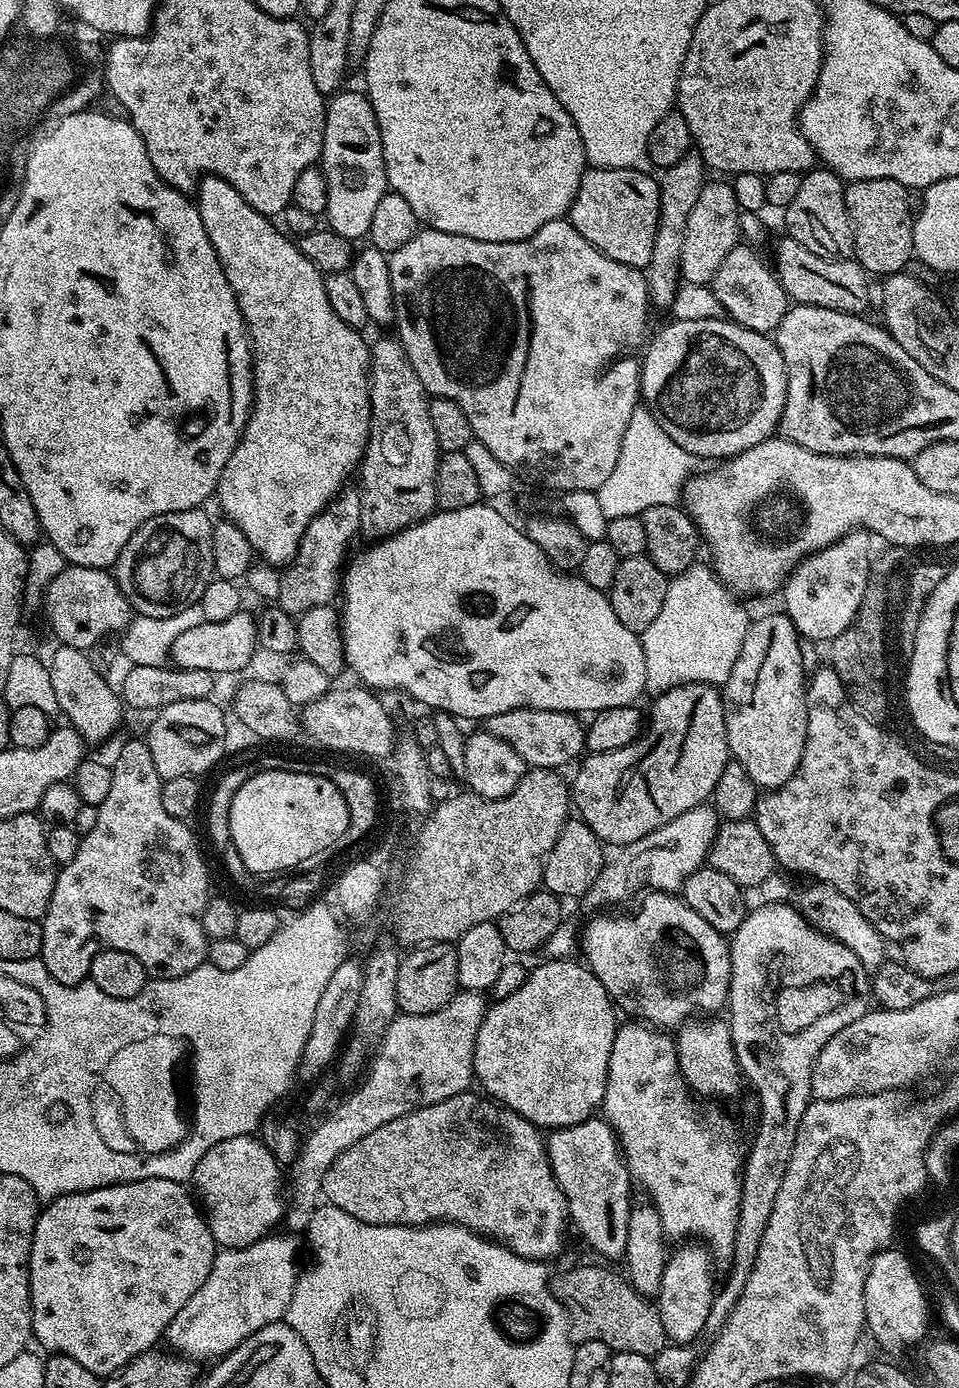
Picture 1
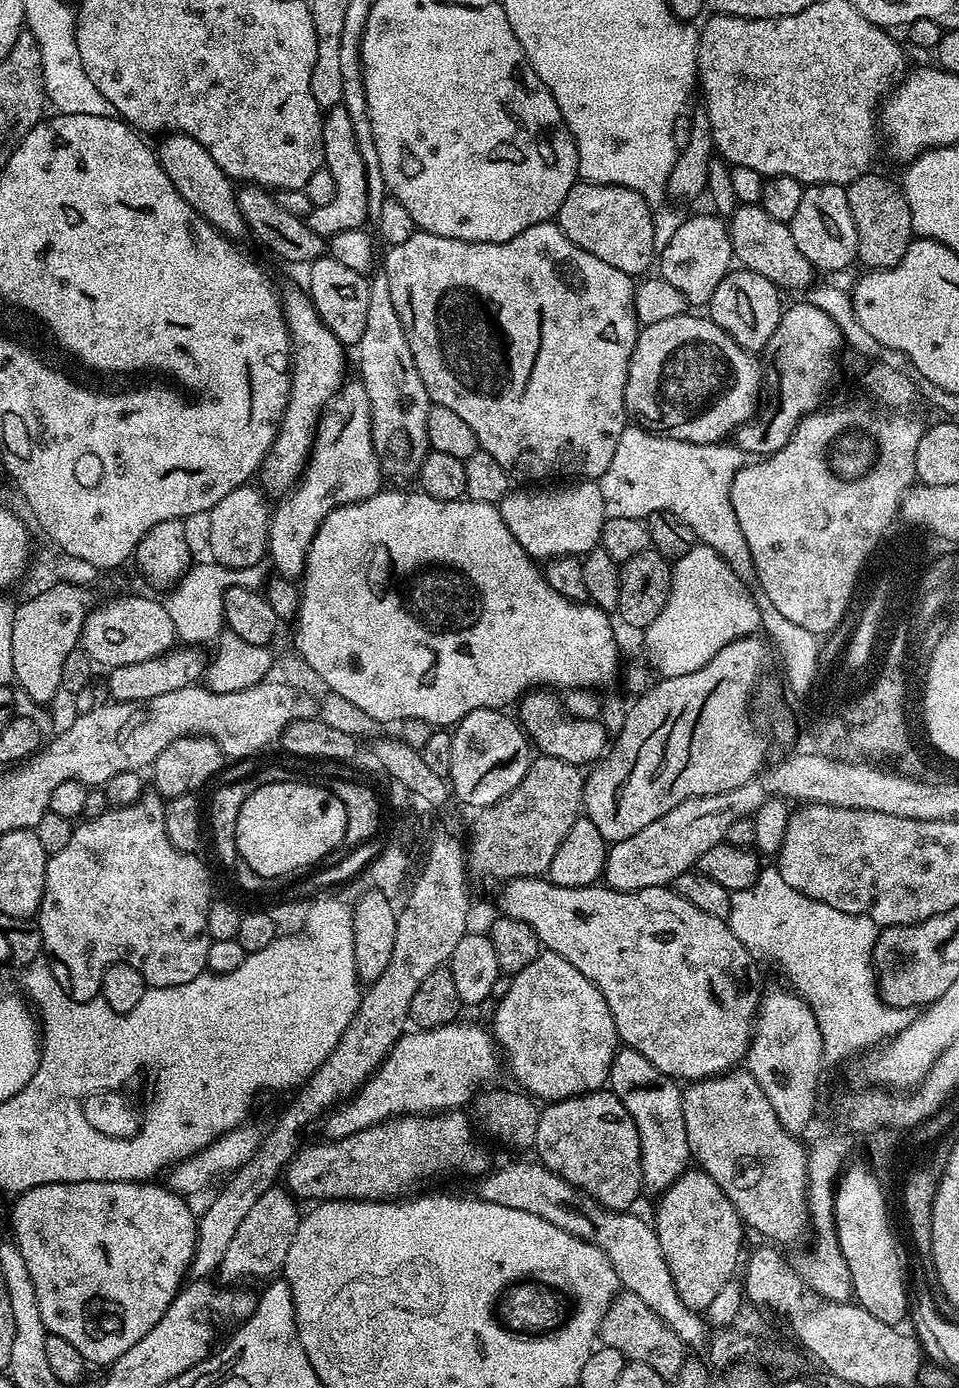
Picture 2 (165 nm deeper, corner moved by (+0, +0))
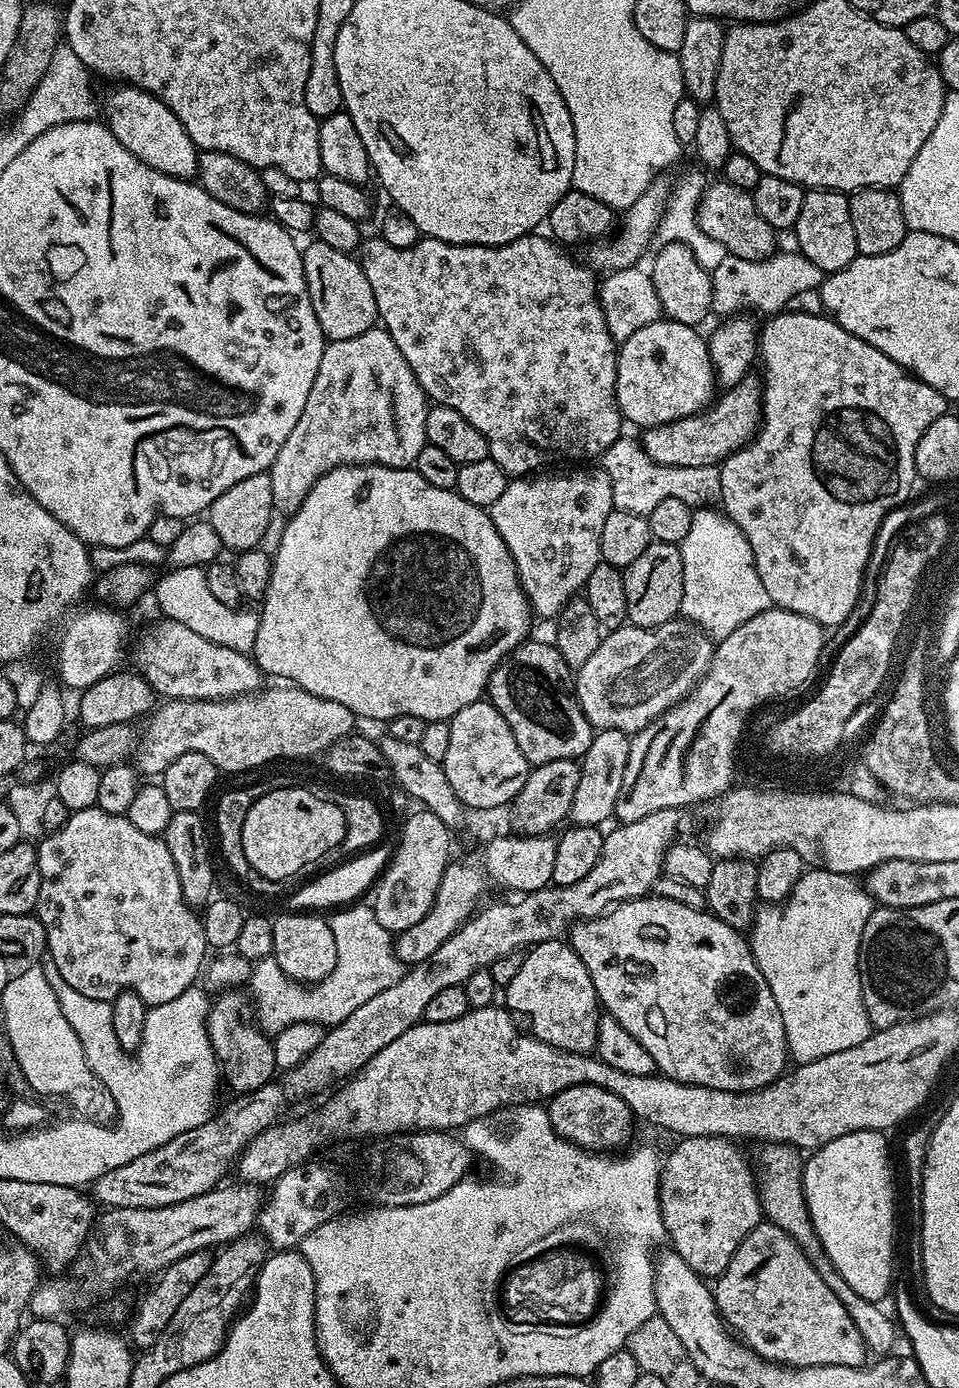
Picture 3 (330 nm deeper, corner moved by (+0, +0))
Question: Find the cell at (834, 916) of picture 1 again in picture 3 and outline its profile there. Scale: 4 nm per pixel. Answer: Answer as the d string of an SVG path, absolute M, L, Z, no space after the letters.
M812 868L805 871L787 900L757 907L756 917L752 919L752 957L774 994L774 1002L778 1002L778 1014L782 1014L788 1051L797 1065L826 1058L826 1054L838 1054L838 1050L850 1050L850 1046L866 1042L866 1038L874 1031L872 1023L868 1021L860 985L862 930L874 911L874 901L856 882L846 874Z

